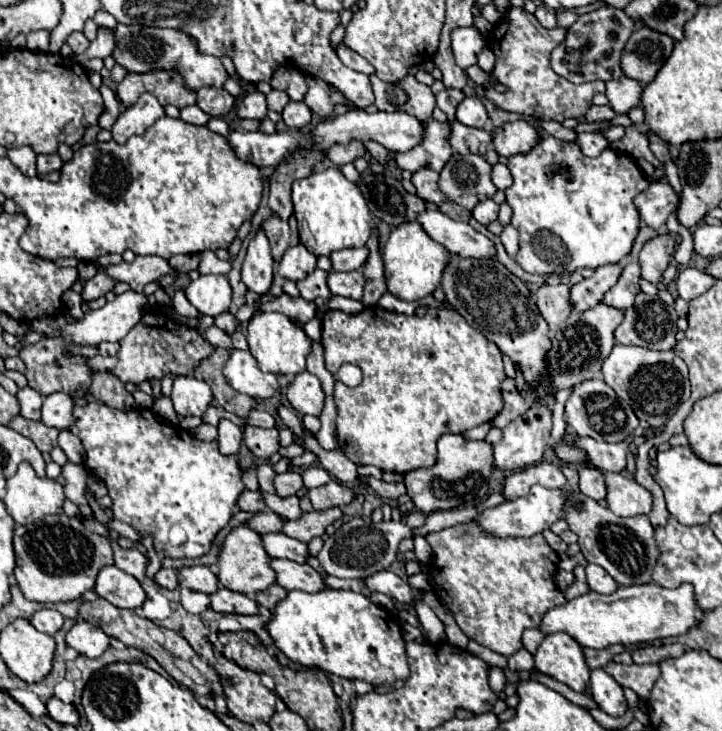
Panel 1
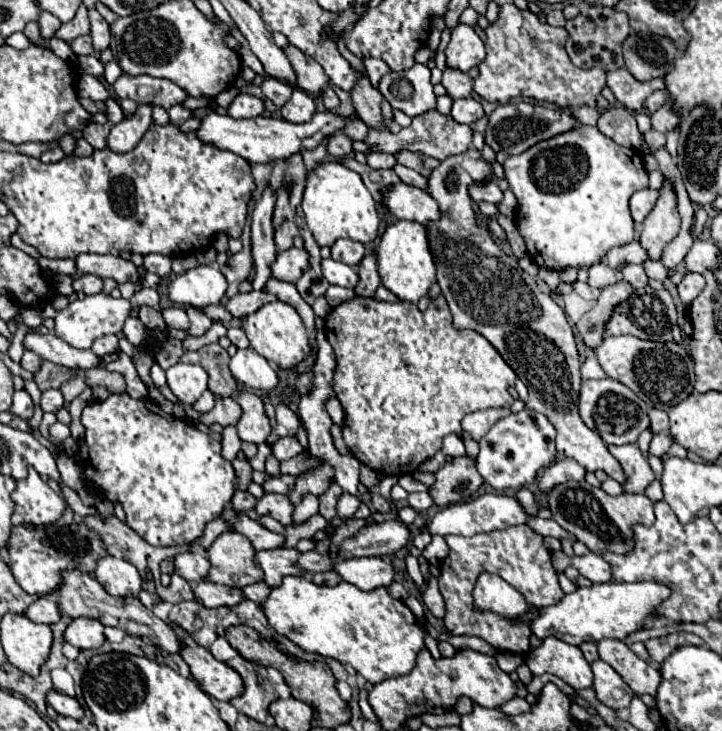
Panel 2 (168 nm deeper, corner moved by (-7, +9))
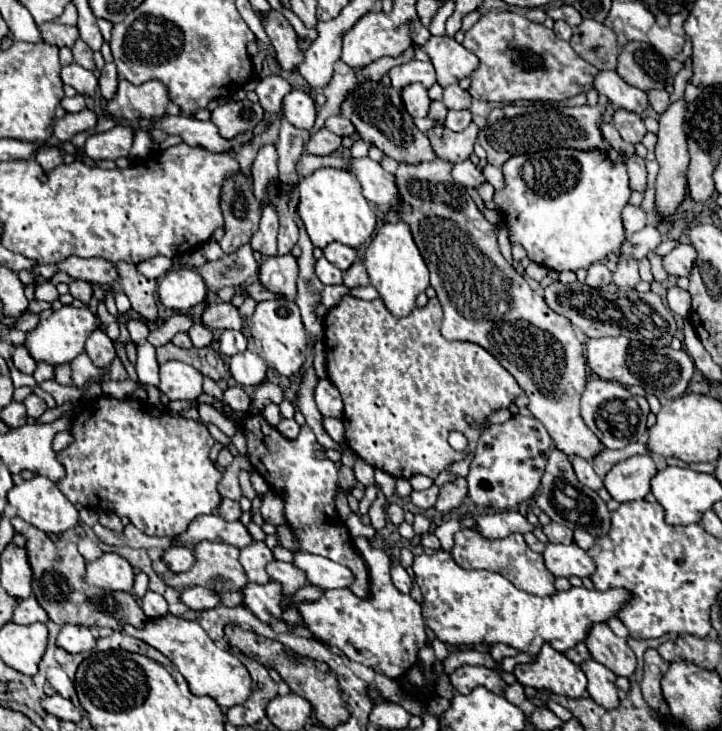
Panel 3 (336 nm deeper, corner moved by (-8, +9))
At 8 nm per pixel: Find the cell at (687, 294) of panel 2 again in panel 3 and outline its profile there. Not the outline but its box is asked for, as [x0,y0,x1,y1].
[666,287,690,317]

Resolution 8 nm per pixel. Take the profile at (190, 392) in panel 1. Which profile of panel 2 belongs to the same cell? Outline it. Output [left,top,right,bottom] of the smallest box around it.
[167,363,207,405]

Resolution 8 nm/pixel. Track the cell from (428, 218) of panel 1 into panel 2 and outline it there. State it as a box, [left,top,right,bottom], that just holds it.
[383,183,445,225]

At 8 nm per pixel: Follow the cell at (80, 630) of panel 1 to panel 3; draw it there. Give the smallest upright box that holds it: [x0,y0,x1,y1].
[56,625,96,655]

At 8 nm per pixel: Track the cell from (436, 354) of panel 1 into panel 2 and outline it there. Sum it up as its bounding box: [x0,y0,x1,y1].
[325,295,515,475]

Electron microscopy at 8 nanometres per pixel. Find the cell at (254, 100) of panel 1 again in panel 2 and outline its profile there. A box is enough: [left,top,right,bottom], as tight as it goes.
[229,93,265,119]

